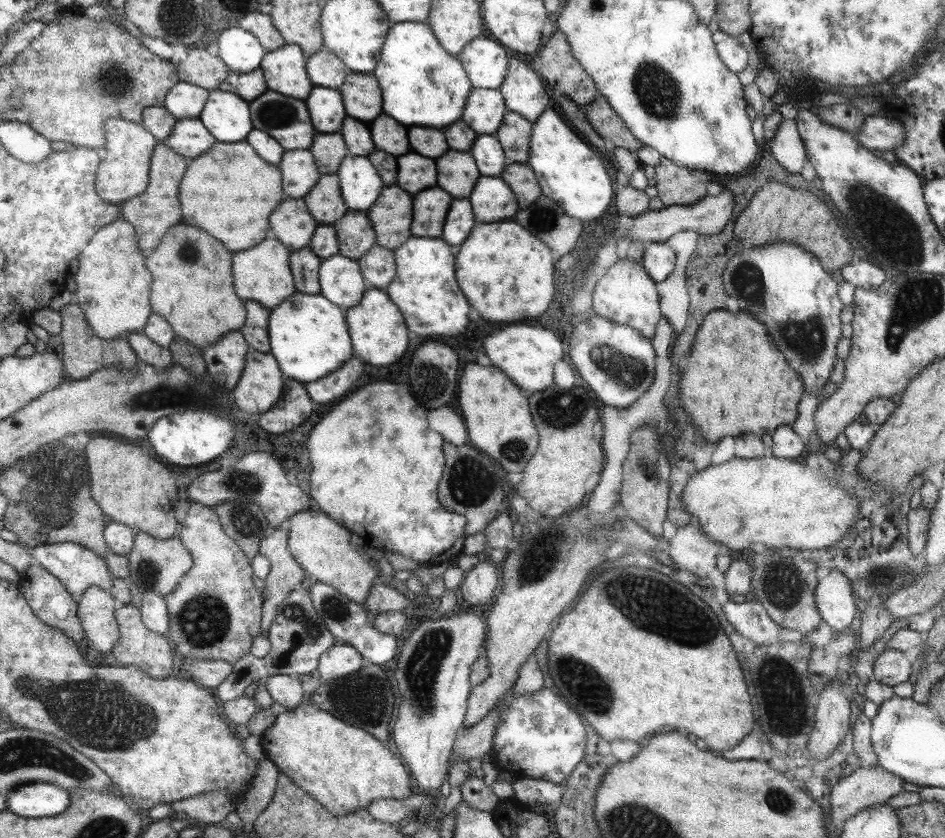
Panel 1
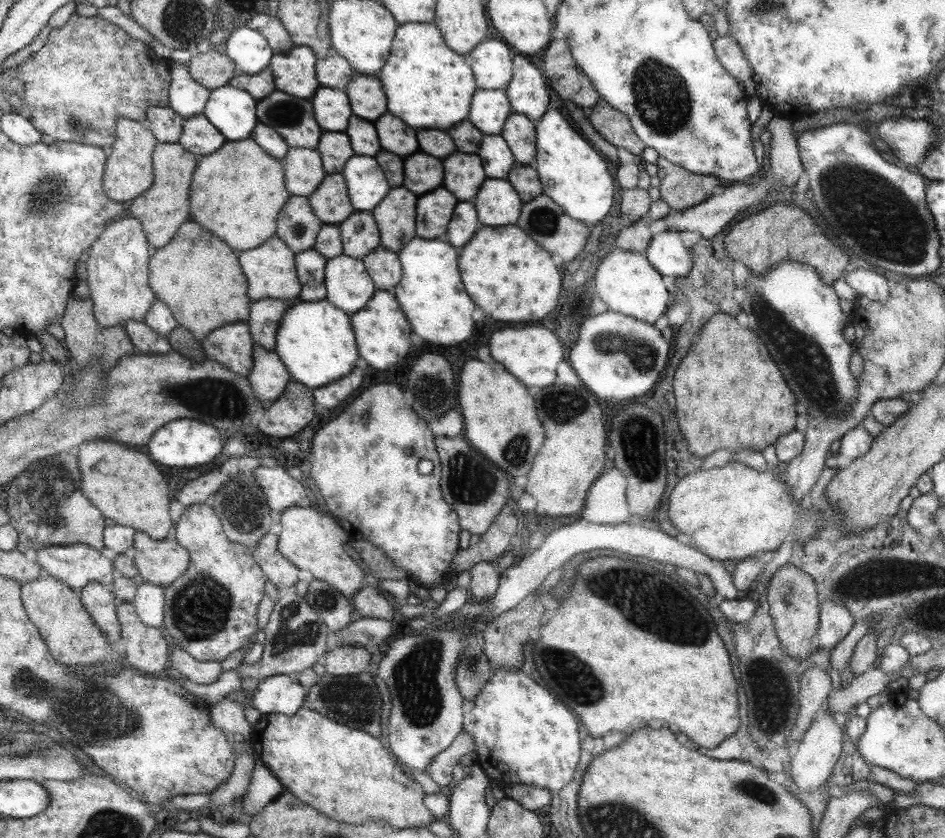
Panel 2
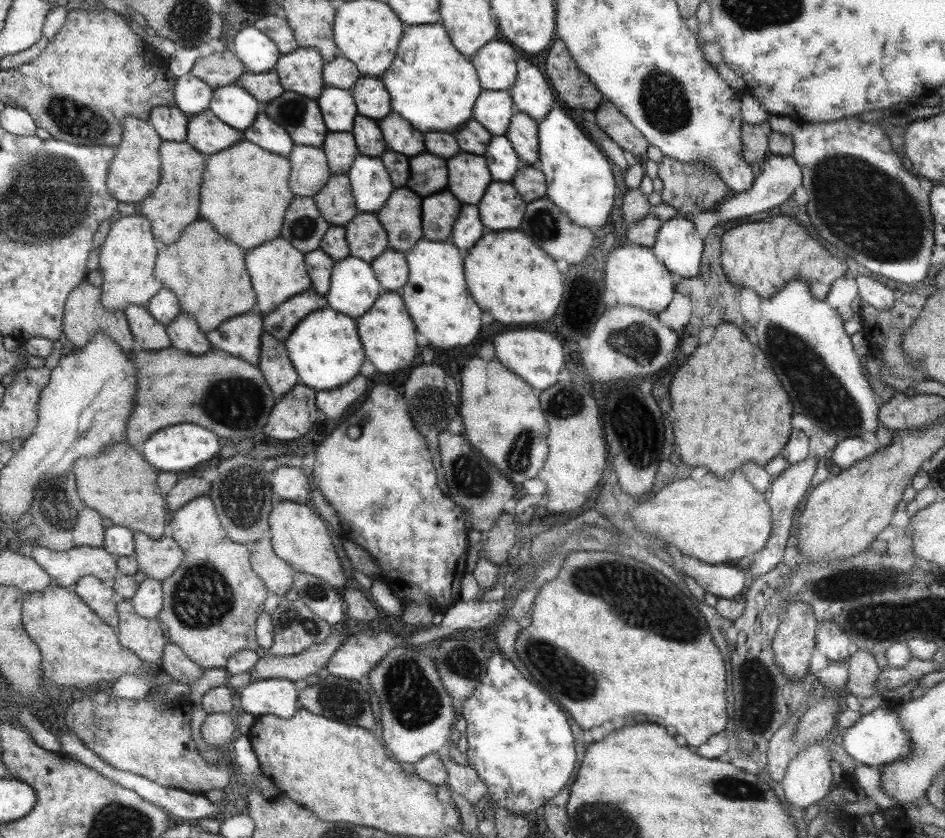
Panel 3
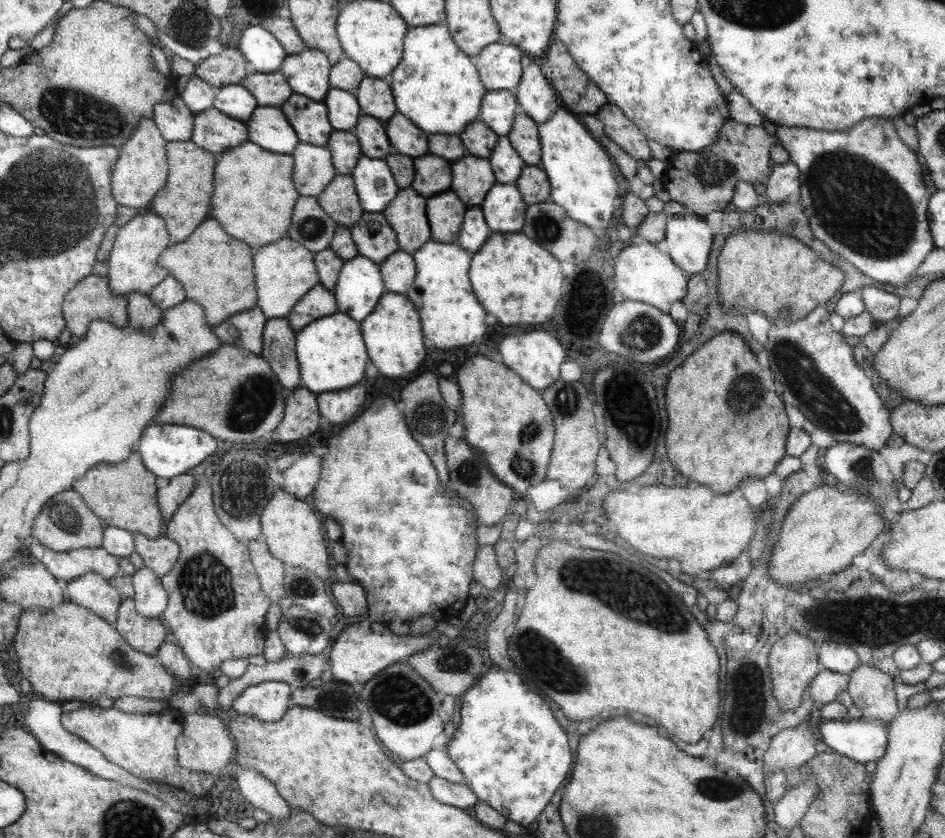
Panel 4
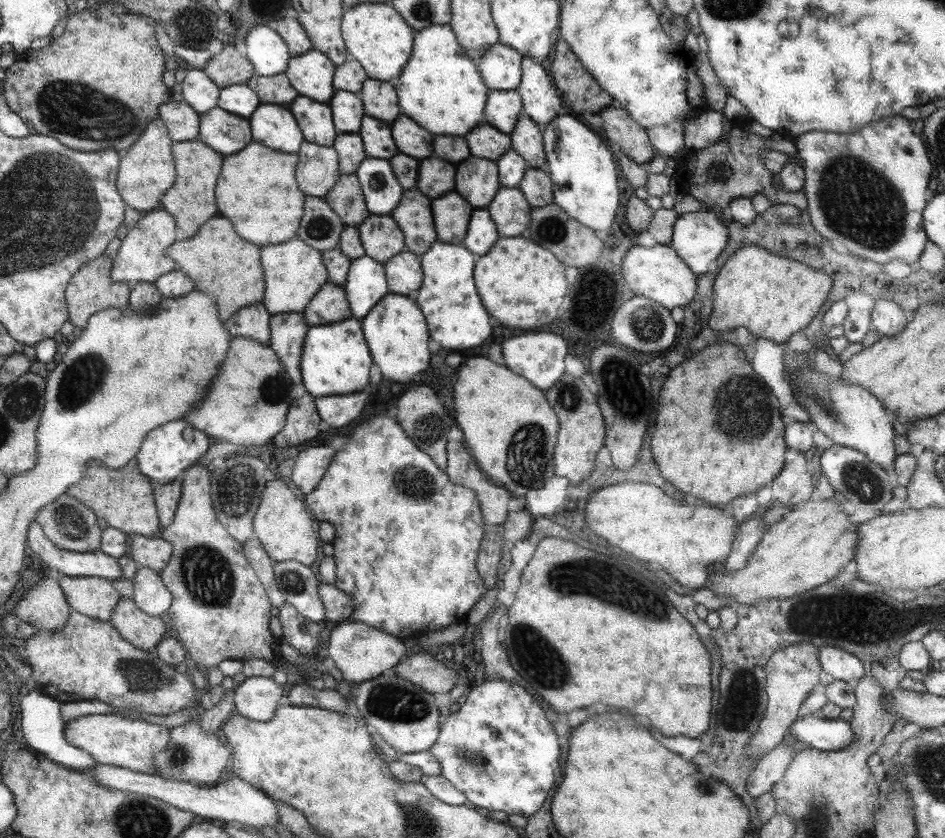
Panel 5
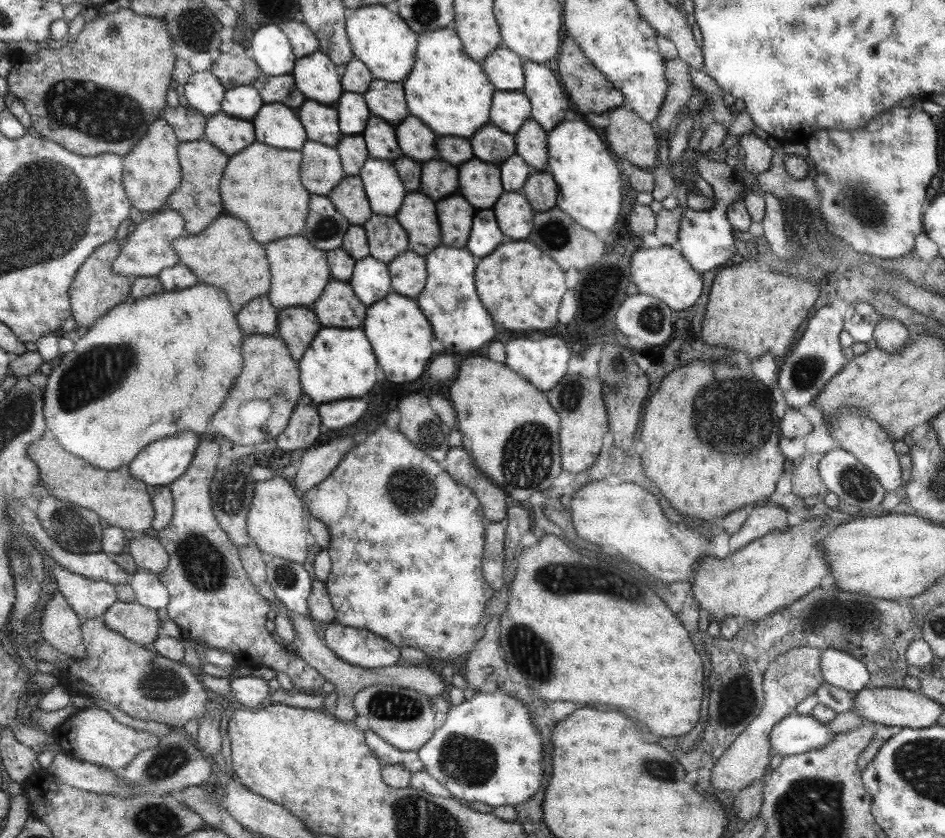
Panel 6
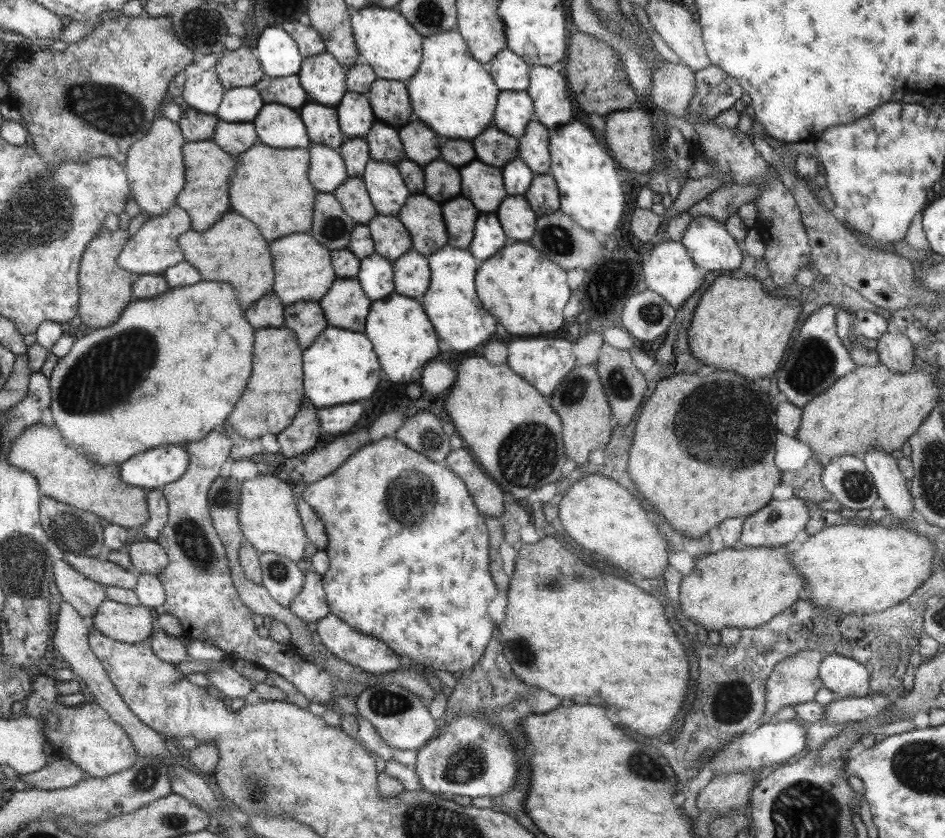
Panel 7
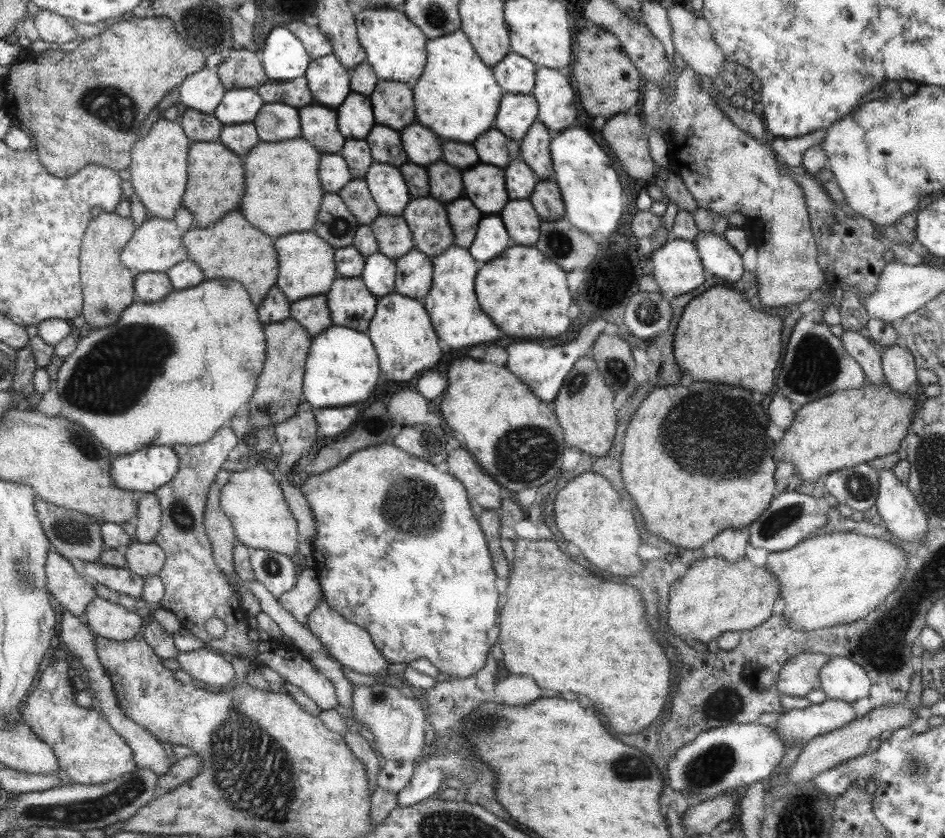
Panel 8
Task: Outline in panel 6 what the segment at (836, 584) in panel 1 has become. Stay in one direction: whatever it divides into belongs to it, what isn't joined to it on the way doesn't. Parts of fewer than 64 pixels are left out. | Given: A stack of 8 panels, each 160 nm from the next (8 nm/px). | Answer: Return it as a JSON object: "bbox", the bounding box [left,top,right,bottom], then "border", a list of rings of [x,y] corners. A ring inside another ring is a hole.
{"bbox":[821,650,870,693],"border":[[[825,650],[821,665],[823,680],[848,693],[865,689],[865,684],[870,680],[870,673],[866,665],[859,659],[851,657],[849,653]]]}

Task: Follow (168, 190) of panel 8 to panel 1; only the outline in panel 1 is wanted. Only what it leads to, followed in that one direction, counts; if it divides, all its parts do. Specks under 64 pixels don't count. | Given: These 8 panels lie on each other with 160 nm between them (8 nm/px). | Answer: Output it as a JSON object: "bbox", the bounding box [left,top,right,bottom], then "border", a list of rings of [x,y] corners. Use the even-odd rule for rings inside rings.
{"bbox":[96,119,158,205],"border":[[[110,119],[106,123],[106,157],[99,166],[96,188],[98,193],[110,203],[121,205],[125,200],[139,196],[149,182],[150,159],[158,140],[147,129],[134,121]]]}

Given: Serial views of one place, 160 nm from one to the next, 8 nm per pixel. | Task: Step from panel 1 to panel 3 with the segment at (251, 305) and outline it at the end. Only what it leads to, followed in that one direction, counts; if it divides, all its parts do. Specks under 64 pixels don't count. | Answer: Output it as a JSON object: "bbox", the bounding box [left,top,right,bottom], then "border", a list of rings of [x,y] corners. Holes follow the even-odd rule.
{"bbox":[262,290,327,341],"border":[[[313,290],[300,292],[298,295],[287,299],[285,303],[281,303],[270,314],[262,317],[263,332],[270,332],[280,341],[285,341],[294,331],[299,320],[305,318],[314,310],[325,308],[327,303],[324,296]]]}

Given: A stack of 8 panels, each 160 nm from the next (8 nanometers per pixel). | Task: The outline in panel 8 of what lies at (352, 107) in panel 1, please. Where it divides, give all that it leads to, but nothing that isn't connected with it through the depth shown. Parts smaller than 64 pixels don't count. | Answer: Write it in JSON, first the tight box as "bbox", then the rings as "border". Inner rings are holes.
{"bbox":[370,79,415,131],"border":[[[378,79],[378,84],[370,96],[377,125],[403,131],[403,128],[415,120],[411,90],[405,83]]]}

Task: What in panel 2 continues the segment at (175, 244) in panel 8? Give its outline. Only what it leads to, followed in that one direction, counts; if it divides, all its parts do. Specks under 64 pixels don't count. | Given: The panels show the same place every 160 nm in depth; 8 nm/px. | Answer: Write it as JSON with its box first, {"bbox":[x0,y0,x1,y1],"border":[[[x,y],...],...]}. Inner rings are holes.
{"bbox":[88,217,157,327],"border":[[[125,217],[110,223],[95,246],[90,248],[88,284],[95,303],[95,316],[106,327],[124,324],[126,320],[142,321],[157,298],[149,285],[149,260],[152,249],[142,230],[142,223]]]}

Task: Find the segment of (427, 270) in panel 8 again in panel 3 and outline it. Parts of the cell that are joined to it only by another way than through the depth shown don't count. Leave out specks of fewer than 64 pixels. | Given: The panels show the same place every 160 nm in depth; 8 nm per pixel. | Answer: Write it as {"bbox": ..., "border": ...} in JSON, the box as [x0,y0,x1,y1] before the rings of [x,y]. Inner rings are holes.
{"bbox":[370,248,408,292],"border":[[[387,248],[370,264],[380,287],[386,291],[397,292],[408,279],[405,252]]]}

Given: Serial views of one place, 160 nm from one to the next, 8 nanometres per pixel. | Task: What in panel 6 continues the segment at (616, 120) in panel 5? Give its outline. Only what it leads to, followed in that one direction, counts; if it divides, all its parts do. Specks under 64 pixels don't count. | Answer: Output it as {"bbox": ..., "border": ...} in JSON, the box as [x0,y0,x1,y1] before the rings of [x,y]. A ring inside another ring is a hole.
{"bbox":[603,107,657,170],"border":[[[621,107],[607,114],[609,124],[603,129],[611,152],[620,161],[627,160],[633,167],[649,170],[655,164],[657,140],[646,121],[635,112]]]}

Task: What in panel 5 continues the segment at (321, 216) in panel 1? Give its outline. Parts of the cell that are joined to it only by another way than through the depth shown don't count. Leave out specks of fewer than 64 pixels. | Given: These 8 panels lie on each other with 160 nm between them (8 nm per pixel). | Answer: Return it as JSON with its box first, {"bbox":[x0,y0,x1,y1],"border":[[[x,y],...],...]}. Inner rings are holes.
{"bbox":[323,173,370,228],"border":[[[355,173],[341,175],[323,199],[341,217],[345,226],[357,228],[370,215]]]}

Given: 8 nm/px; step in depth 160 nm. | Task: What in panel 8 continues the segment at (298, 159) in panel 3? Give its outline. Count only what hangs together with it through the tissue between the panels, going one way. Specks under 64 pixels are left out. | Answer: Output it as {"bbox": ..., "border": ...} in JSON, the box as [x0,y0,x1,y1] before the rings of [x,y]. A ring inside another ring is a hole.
{"bbox":[318,153,351,193],"border":[[[322,153],[318,178],[325,193],[336,193],[351,181],[349,166],[338,153]]]}

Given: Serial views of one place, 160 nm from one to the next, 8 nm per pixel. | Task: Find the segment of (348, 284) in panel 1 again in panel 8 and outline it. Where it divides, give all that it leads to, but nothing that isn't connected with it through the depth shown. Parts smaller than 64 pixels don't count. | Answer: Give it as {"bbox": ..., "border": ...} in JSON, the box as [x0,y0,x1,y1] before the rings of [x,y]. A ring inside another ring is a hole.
{"bbox":[360,252,395,297],"border":[[[377,252],[365,258],[365,266],[360,277],[374,297],[382,297],[394,292],[395,275],[394,259]]]}

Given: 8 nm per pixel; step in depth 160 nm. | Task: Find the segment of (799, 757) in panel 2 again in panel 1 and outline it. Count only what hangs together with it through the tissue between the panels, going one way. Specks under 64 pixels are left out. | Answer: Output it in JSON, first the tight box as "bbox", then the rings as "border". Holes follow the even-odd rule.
{"bbox":[807,682,849,760],"border":[[[832,682],[817,694],[816,722],[807,746],[816,760],[827,758],[849,732],[849,701]]]}

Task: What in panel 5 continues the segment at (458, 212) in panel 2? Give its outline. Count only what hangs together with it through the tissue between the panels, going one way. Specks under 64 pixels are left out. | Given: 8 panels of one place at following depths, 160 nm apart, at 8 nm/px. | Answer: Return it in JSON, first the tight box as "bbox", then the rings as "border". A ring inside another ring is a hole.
{"bbox":[463,209,497,256],"border":[[[475,209],[475,212],[470,214],[470,224],[463,245],[467,249],[471,248],[471,252],[483,256],[489,252],[495,240],[497,240],[497,230],[489,209]]]}

